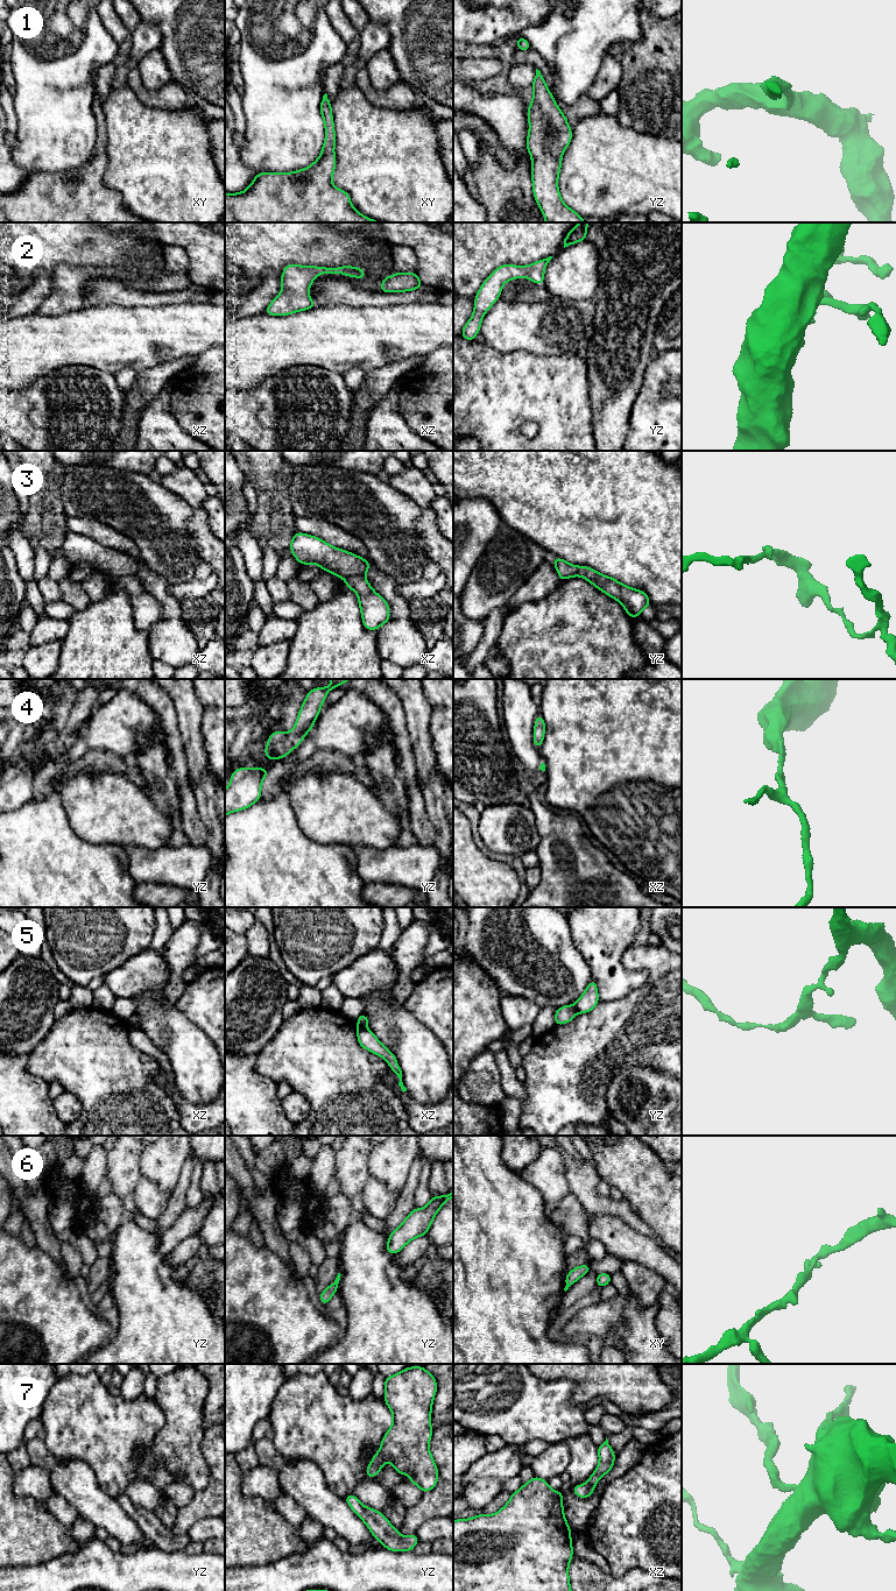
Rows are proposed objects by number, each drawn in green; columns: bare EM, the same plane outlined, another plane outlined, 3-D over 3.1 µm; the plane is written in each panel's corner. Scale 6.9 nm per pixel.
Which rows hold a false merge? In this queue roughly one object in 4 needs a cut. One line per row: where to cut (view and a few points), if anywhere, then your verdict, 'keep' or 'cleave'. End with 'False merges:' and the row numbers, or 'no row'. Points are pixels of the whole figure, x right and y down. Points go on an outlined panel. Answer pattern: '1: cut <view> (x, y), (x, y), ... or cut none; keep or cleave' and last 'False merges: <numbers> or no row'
1: cut none; keep
2: cut none; keep
3: cut none; keep
4: cut none; keep
5: cut xz (358, 1024), (366, 1029); cleave
6: cut none; keep
7: cut none; keep
False merges: 5

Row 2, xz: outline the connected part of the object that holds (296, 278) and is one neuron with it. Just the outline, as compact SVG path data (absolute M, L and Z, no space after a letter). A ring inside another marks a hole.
M287 264L281 276L282 290L264 310L271 316L288 316L316 306L306 294L311 283L320 274L343 274L355 278L367 278L360 267L343 266L338 268Z

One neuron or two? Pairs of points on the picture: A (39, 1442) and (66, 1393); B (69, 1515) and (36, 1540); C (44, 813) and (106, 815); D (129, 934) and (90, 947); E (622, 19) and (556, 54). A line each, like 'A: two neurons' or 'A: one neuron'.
A: two neurons
B: two neurons
C: two neurons
D: one neuron
E: one neuron

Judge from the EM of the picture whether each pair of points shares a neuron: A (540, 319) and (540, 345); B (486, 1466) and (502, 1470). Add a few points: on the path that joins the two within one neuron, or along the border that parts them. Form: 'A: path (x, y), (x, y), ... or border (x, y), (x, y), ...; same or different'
A: path (540, 325), (540, 339); same
B: path (489, 1466), (499, 1466); same

